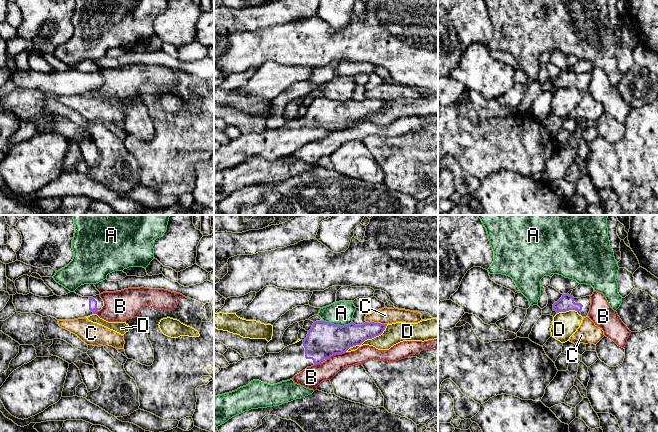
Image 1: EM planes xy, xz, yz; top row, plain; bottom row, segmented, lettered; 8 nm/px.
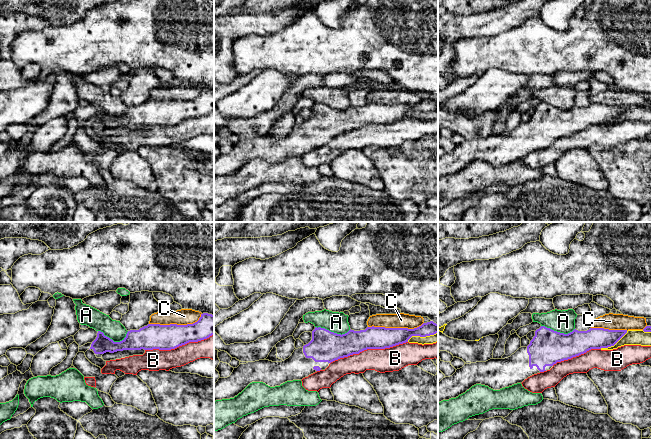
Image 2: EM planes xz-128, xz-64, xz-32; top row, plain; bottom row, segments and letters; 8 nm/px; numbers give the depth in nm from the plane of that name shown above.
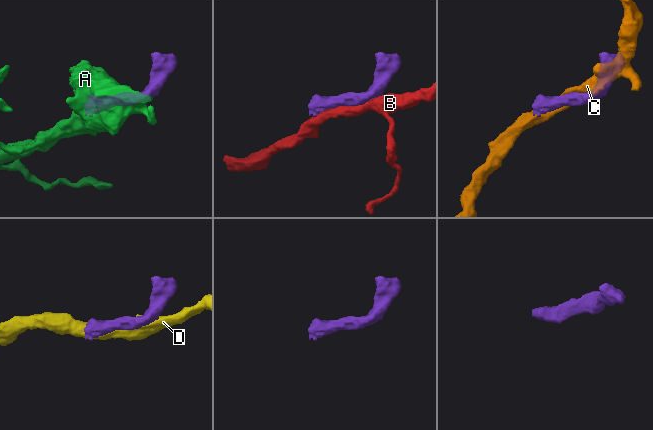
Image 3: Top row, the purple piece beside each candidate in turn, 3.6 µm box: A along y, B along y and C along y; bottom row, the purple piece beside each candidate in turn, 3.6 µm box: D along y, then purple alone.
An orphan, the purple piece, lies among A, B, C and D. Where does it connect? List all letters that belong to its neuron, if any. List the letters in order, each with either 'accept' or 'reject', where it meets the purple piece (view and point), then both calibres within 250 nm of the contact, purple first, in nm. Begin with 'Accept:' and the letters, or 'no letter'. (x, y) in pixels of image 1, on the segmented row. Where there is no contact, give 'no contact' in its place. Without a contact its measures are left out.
Accept: no letter
A: reject; contact xz (337, 325); calibres 280 and 190 nm
B: reject; contact xz (335, 354); calibres 280 and 160 nm
C: reject; contact xz (376, 323); calibres 180 and 130 nm
D: reject; contact xz (367, 338); calibres 240 and 170 nm

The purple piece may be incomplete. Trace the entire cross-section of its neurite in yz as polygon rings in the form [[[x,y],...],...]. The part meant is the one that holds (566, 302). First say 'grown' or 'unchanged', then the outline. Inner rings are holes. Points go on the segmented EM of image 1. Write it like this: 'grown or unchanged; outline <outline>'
grown; outline [[[563,294],[562,297],[553,304],[553,310],[557,313],[575,310],[582,317],[588,316],[591,305],[591,297],[574,298],[569,294]]]

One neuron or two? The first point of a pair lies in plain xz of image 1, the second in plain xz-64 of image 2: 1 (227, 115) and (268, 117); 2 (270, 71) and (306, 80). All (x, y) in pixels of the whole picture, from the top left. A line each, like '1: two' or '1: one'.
1: one
2: two

